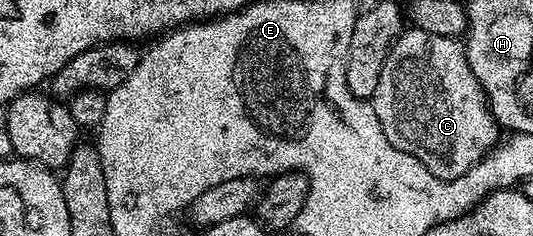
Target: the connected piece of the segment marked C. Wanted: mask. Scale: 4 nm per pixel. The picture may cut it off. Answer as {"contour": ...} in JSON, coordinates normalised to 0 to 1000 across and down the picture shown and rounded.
{"contour":[[[780,123],[754,131],[750,157],[737,178],[730,233],[722,246],[722,271],[711,309],[711,360],[704,360],[704,394],[696,432],[704,462],[704,496],[711,496],[711,530],[719,530],[719,564],[726,564],[726,597],[734,597],[734,614],[741,614],[741,631],[756,631],[756,648],[771,648],[771,665],[779,665],[809,737],[826,758],[869,750],[908,657],[916,657],[936,602],[936,576],[932,576],[936,542],[931,513],[925,508],[925,483],[917,470],[916,436],[910,428],[910,386],[899,360],[891,309],[884,309],[884,275],[872,237],[871,195],[857,165],[824,157],[816,140],[801,140]]]}

